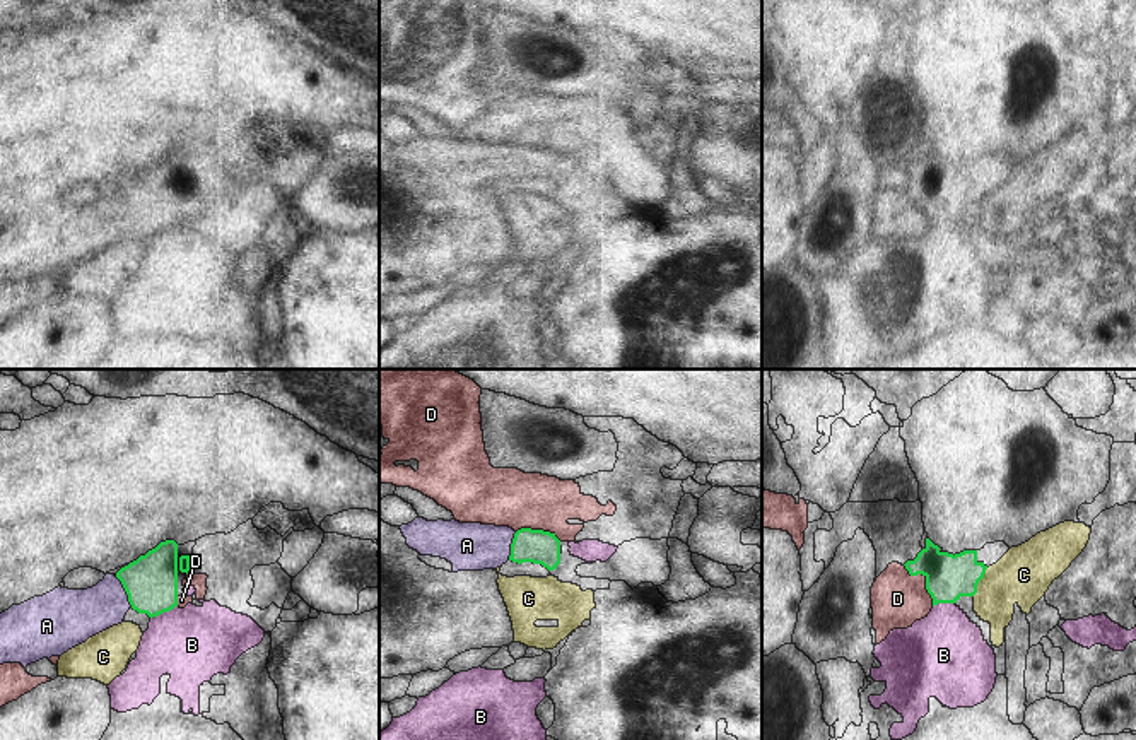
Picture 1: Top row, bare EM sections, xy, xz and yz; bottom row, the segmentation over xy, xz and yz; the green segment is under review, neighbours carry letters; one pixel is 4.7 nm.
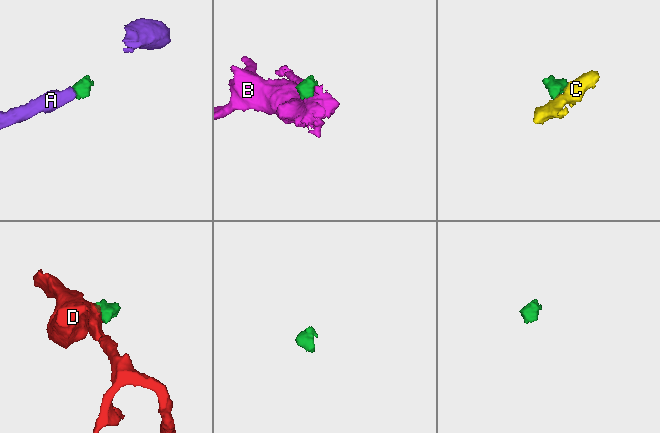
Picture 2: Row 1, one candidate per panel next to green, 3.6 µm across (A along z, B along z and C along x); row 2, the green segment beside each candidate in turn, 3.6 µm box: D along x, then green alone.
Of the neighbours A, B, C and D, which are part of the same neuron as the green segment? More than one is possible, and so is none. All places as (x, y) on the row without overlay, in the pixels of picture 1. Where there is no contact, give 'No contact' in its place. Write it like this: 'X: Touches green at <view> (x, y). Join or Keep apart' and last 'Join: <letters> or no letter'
A: Touches green at xy (125, 207). Join
B: Touches green at xy (163, 229). Keep apart
C: Touches green at yz (979, 197). Keep apart
D: Touches green at yz (926, 197). Keep apart
Join: A.

